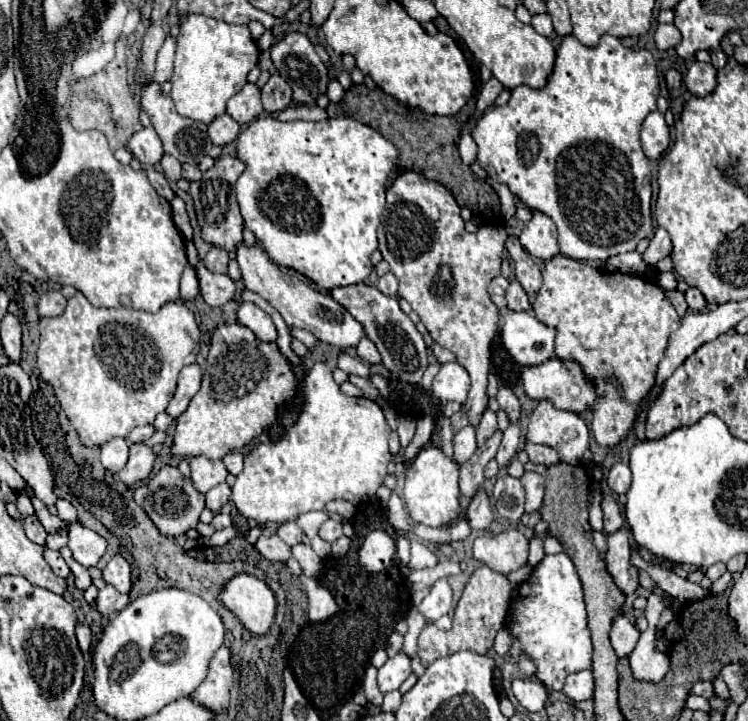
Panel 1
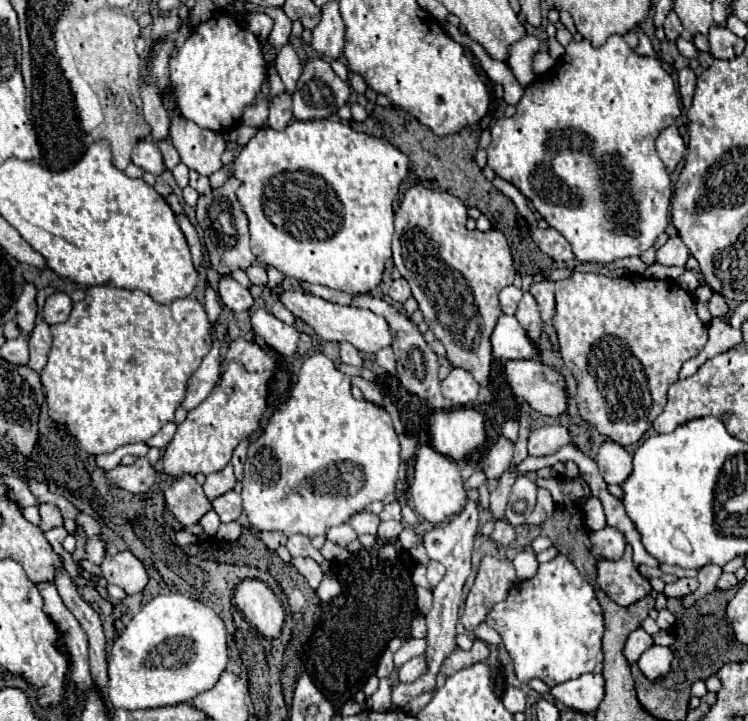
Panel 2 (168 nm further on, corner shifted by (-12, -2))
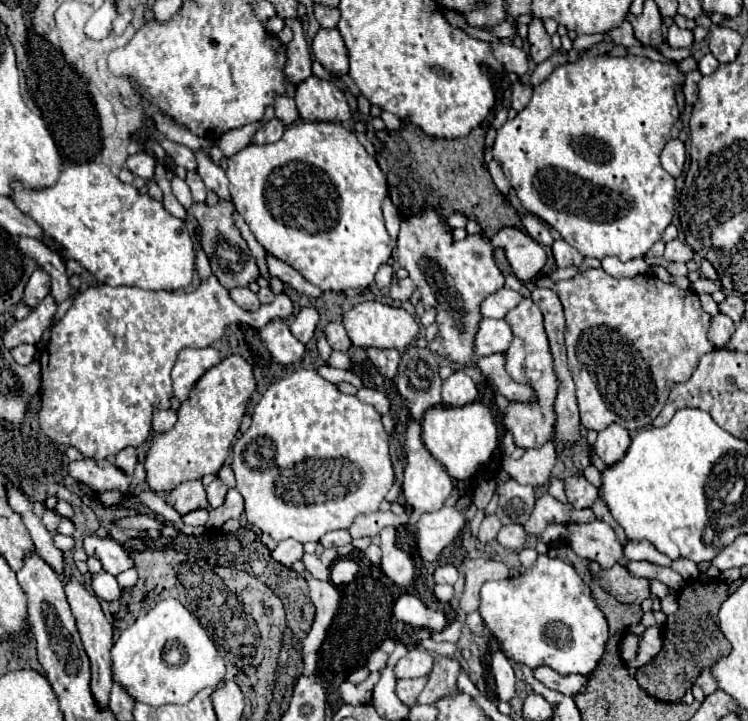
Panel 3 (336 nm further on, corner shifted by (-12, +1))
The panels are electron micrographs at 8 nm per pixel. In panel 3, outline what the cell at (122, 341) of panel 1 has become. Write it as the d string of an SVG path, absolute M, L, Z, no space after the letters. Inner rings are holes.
M212 274L208 276L206 280L200 282L200 286L194 290L194 292L182 292L182 294L172 294L172 292L150 292L150 290L142 290L142 288L136 288L136 286L120 286L120 288L114 288L114 286L108 286L108 284L100 284L100 286L90 286L86 288L84 292L80 292L80 296L74 298L70 310L66 312L66 316L52 328L52 334L50 334L50 342L46 344L46 350L40 354L40 366L42 366L42 390L40 390L40 396L42 396L42 410L40 410L40 428L58 444L66 444L66 446L74 446L84 458L92 458L92 460L114 460L114 456L128 448L128 446L140 446L146 442L146 438L150 436L150 430L152 430L152 414L156 408L170 408L170 396L172 396L172 380L170 380L170 370L176 362L176 356L182 348L188 348L188 346L194 346L194 348L206 348L206 346L212 346L216 340L222 338L224 330L228 324L236 324L236 322L242 322L242 324L248 324L256 330L260 330L264 324L268 324L270 320L274 318L280 318L280 320L288 320L290 316L294 314L294 304L292 300L286 296L286 294L280 294L276 296L276 300L272 304L264 304L260 310L256 312L248 312L248 310L242 310L240 306L236 306L232 302L232 298L228 296L228 290L218 282L218 278Z

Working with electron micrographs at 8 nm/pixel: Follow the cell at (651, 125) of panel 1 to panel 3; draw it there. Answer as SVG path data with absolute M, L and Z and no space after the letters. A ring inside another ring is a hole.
M670 140L666 144L666 148L662 150L662 168L670 176L678 178L682 174L682 170L684 170L684 162L686 162L686 148L684 148L684 144L680 140Z

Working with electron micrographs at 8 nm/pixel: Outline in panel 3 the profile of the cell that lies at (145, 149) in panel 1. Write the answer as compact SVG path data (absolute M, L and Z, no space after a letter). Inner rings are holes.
M146 150L130 156L126 160L126 168L134 174L134 176L140 176L144 180L152 180L154 178L154 166L156 166L156 160L152 154L148 154Z

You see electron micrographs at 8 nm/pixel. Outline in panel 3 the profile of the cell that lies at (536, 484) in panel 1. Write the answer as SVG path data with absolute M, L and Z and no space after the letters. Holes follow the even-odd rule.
M542 494L542 498L536 502L530 520L524 524L524 530L532 536L540 536L548 524L584 524L592 522L596 516L590 508L576 510L570 504L562 504L550 494Z

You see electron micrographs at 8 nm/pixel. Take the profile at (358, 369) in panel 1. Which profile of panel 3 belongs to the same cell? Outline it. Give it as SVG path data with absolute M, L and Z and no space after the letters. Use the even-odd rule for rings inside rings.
M328 322L324 328L324 334L328 338L328 344L332 346L332 350L342 350L346 352L350 348L350 338L342 326L342 322Z

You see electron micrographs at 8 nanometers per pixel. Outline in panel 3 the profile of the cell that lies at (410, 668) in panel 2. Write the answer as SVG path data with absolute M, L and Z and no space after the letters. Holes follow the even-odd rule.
M408 650L404 658L400 658L394 666L394 676L396 680L412 680L412 678L424 678L432 672L434 656L428 654L426 650Z

